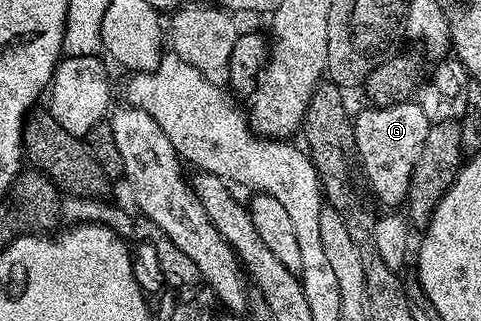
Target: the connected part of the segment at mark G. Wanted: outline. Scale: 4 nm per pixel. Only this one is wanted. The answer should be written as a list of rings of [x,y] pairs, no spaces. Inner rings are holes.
[[[407,99],[392,107],[365,107],[353,118],[354,149],[356,157],[362,160],[366,181],[370,189],[386,204],[386,207],[402,207],[407,204],[412,183],[414,164],[424,151],[424,139],[428,139],[431,122],[424,115],[417,100]]]

